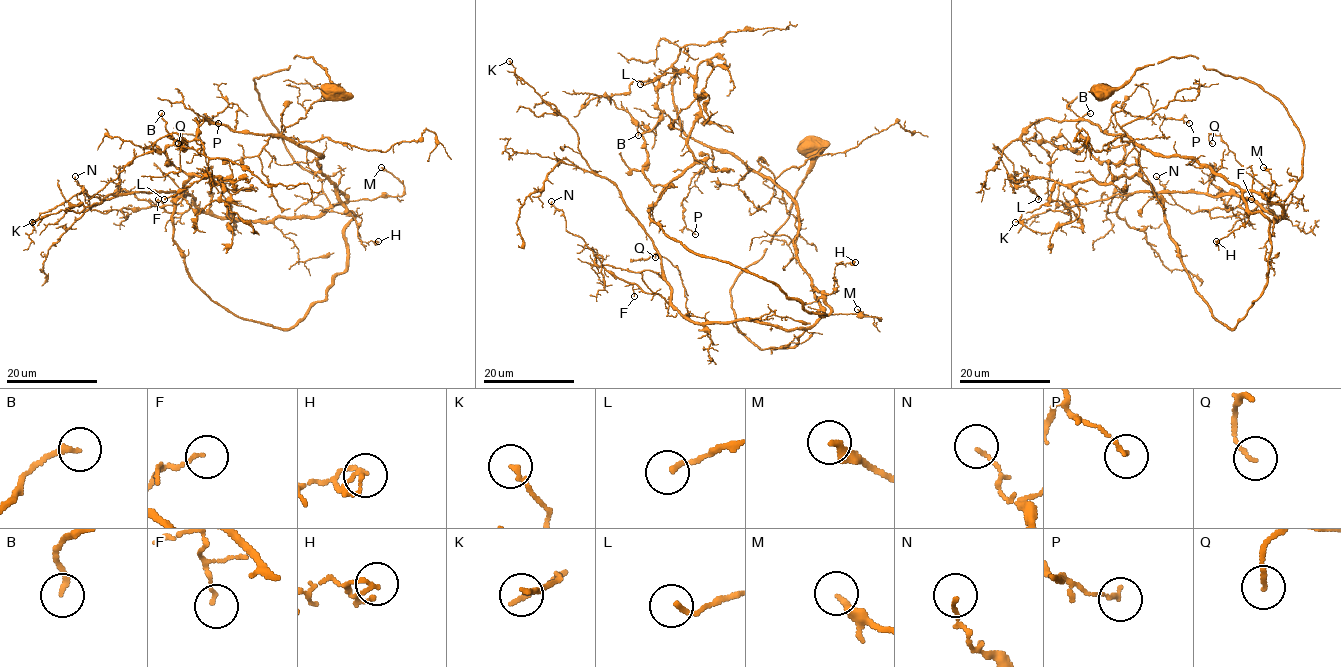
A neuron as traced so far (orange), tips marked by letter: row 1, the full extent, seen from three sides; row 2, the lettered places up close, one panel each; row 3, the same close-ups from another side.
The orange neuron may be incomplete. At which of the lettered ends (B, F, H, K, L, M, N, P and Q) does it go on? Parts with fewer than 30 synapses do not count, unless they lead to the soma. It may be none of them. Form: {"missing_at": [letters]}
{"missing_at": []}

